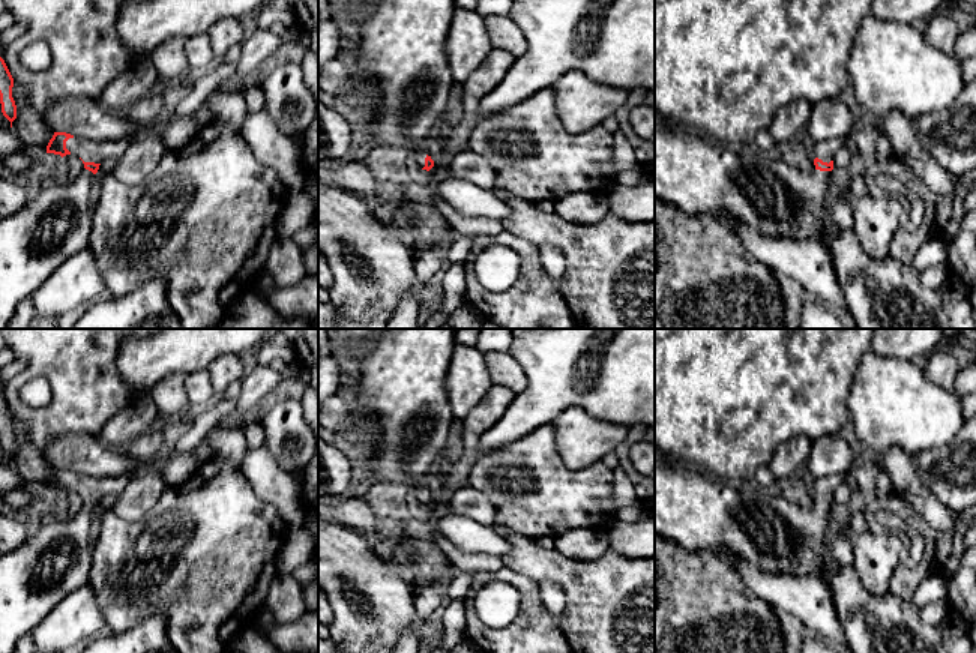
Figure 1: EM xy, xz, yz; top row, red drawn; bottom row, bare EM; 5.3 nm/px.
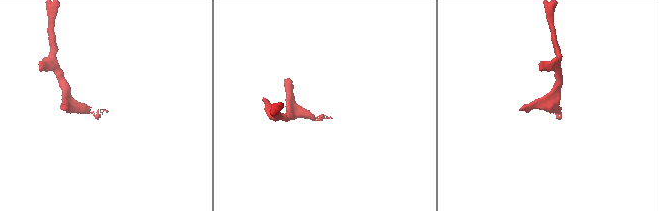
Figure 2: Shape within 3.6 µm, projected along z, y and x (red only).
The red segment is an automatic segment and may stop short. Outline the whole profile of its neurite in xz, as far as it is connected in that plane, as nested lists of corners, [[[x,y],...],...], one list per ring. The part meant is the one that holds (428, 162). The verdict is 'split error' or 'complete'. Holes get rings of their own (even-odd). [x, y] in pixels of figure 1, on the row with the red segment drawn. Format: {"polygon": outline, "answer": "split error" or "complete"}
{"polygon": [[[377,0],[359,20],[360,36],[348,59],[356,75],[371,86],[378,114],[356,129],[356,138],[368,149],[392,153],[399,159],[411,153],[422,170],[429,171],[434,161],[423,141],[449,114],[450,72],[446,41],[455,14],[455,0]]], "answer": "split error"}

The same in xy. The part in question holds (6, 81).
{"polygon": [[[0,57],[0,104],[3,116],[11,122],[11,128],[12,122],[17,119],[17,105],[12,98],[12,87],[14,78],[5,60]]], "answer": "complete"}

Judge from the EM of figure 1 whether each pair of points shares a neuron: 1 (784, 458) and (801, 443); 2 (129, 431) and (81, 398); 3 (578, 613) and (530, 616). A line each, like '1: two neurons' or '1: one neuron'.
1: one neuron
2: two neurons
3: two neurons

